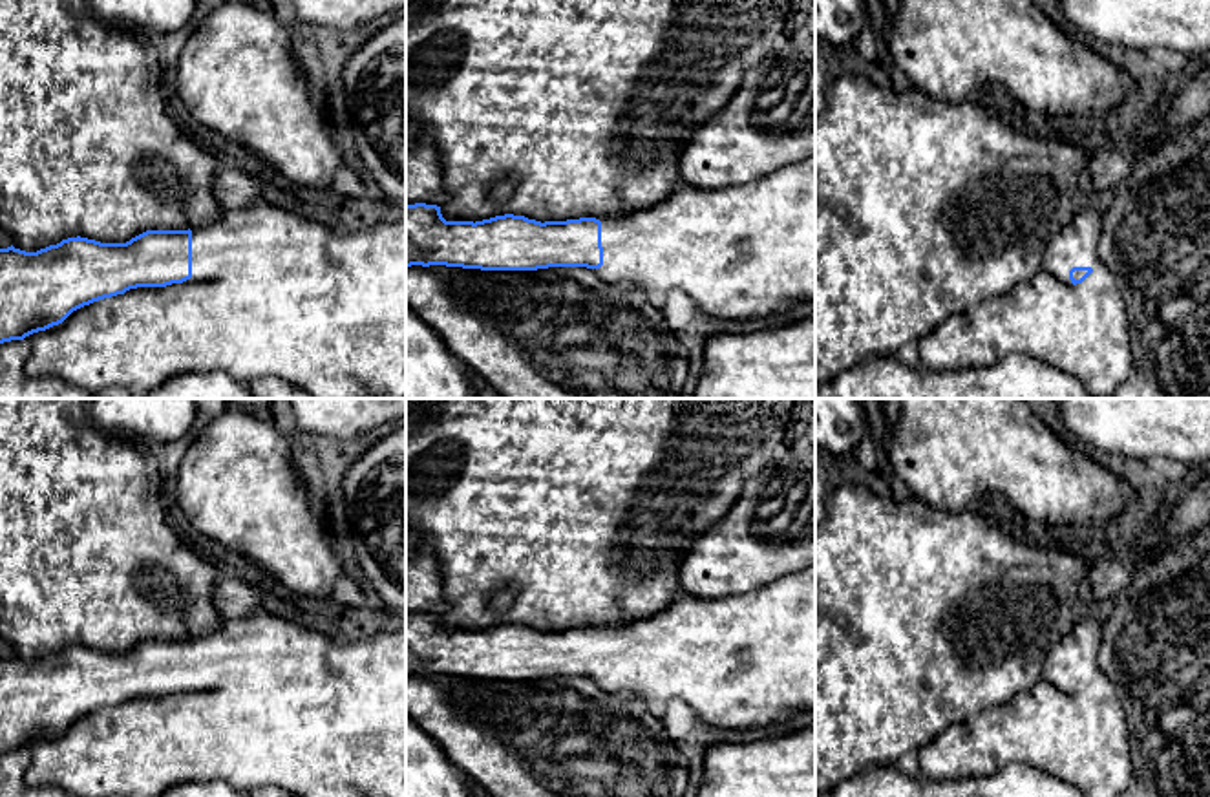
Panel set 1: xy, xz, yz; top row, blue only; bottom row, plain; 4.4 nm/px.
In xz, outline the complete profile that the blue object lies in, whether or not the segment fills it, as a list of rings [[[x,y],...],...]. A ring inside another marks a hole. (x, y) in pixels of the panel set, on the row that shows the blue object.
[[[406,112],[406,267],[446,265],[481,271],[537,271],[548,267],[587,267],[592,269],[607,283],[623,285],[638,291],[649,303],[653,303],[658,309],[665,303],[665,296],[669,291],[680,289],[696,303],[696,307],[704,314],[713,318],[724,318],[727,322],[764,320],[768,316],[790,313],[801,303],[815,302],[815,157],[777,168],[753,183],[726,186],[720,190],[706,190],[682,181],[674,188],[674,192],[665,199],[658,201],[656,205],[642,207],[631,212],[581,216],[579,219],[545,223],[514,214],[495,216],[475,223],[446,221],[440,214],[440,208],[448,205],[448,192],[439,157],[439,146],[428,135],[420,135],[413,144],[409,144],[408,121],[409,113]]]

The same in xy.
[[[261,203],[227,212],[205,227],[146,230],[126,243],[101,243],[77,236],[37,252],[11,245],[0,249],[0,344],[11,340],[29,344],[29,356],[24,366],[27,375],[55,375],[88,391],[121,386],[143,397],[183,373],[225,371],[243,386],[261,377],[278,377],[302,388],[311,398],[406,398],[406,221],[344,230],[294,210]]]

